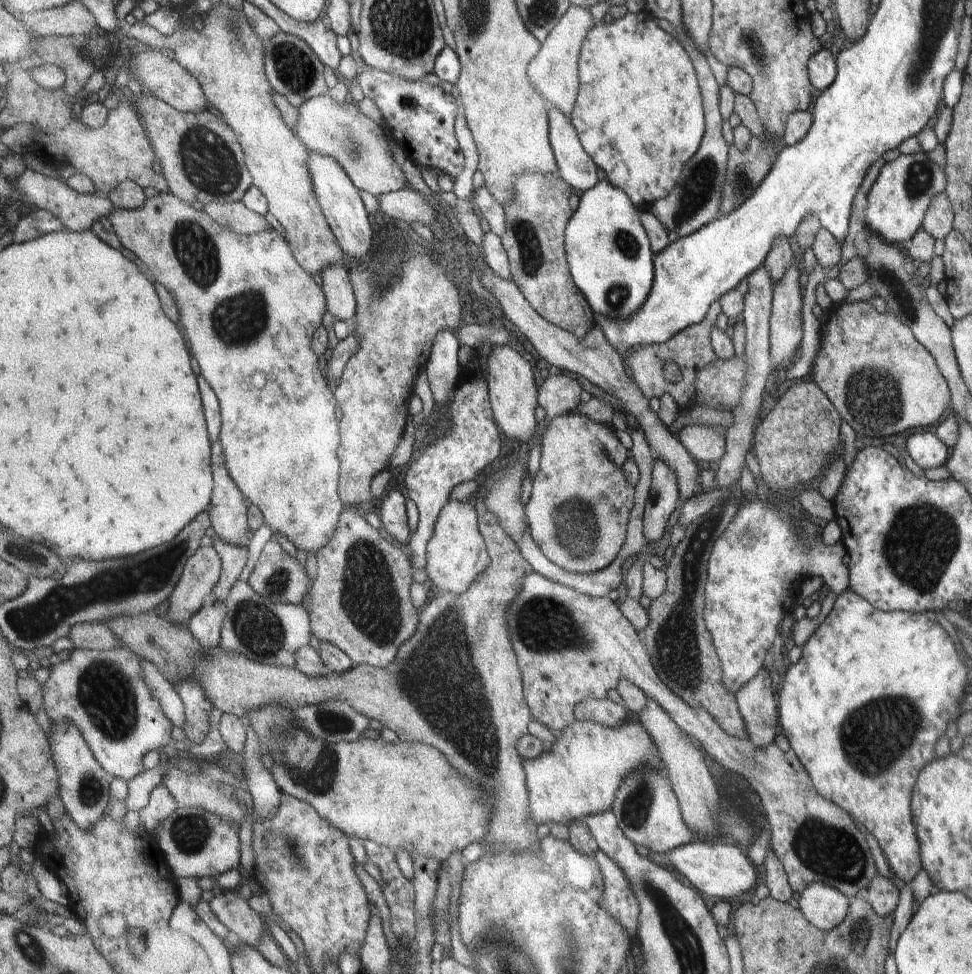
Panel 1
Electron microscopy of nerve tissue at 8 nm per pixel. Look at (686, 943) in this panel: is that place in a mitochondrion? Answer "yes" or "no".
yes

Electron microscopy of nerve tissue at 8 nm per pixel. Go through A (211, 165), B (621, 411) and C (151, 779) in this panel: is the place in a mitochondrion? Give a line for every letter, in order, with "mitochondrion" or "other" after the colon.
A: mitochondrion
B: other
C: other

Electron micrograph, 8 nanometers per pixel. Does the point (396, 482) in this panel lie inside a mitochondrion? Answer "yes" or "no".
no

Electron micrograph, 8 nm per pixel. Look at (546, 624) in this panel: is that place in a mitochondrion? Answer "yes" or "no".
yes

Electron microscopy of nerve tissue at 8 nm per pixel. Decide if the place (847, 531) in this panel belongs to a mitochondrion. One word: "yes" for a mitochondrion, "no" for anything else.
no

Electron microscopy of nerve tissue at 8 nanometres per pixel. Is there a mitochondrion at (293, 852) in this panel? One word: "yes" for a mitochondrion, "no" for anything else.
yes

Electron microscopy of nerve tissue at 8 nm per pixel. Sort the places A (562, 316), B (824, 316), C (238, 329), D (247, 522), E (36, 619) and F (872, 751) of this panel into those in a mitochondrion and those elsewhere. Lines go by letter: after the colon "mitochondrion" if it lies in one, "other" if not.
A: other
B: other
C: mitochondrion
D: other
E: mitochondrion
F: mitochondrion

